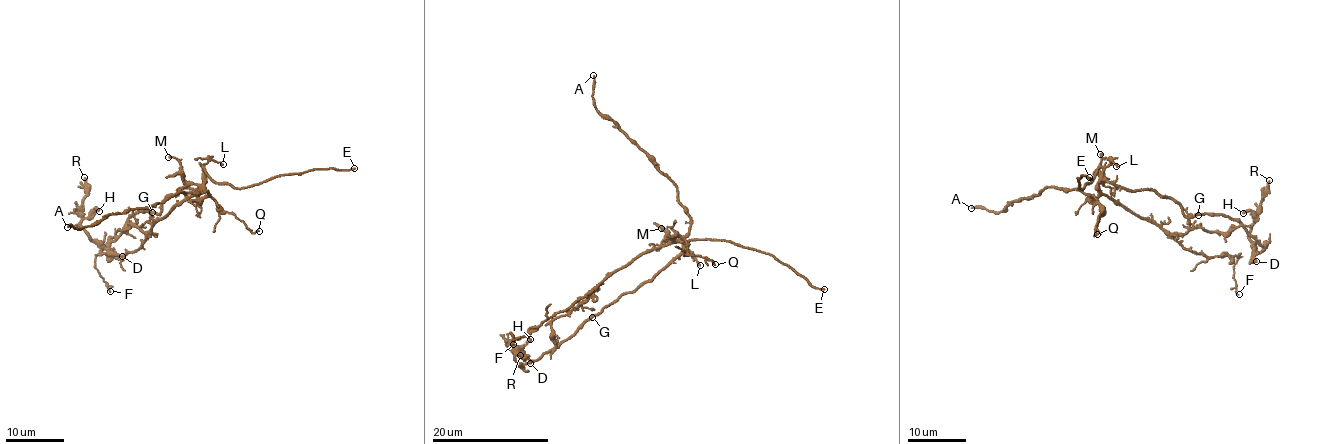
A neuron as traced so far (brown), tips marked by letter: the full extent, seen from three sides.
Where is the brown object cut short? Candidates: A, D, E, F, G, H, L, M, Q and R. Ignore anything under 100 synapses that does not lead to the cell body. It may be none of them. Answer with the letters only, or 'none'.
E

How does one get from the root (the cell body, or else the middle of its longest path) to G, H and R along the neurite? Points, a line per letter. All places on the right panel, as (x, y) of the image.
G: (1132, 212), (1104, 195), (1099, 182), (1107, 180), (1130, 191), (1153, 190), (1180, 206), (1185, 216), (1198, 215)
H: (1132, 212), (1171, 232), (1199, 227), (1229, 232), (1243, 225), (1261, 251), (1249, 235), (1253, 213), (1243, 213)
R: (1132, 212), (1171, 232), (1199, 227), (1229, 232), (1243, 225), (1263, 246), (1261, 251), (1249, 234), (1269, 180)

